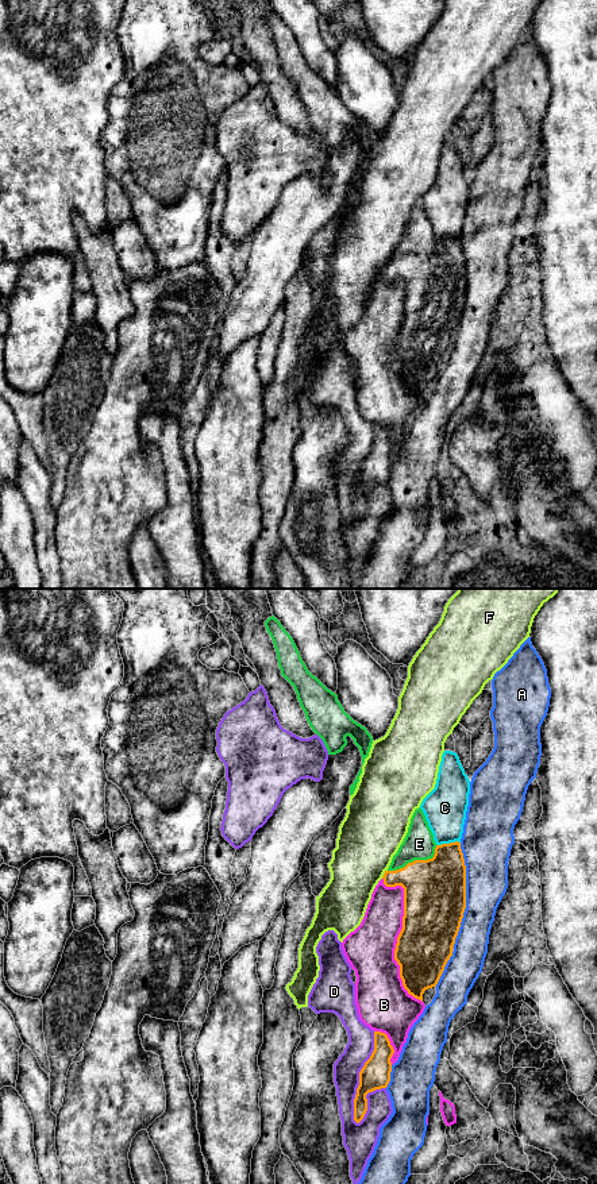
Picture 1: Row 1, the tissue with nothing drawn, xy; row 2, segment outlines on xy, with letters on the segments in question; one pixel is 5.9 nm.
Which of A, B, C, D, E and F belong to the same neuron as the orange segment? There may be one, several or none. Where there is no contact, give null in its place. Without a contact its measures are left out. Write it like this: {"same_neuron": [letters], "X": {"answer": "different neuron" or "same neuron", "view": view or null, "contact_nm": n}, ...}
{"same_neuron": ["E"], "A": {"answer": "different neuron", "view": "xy", "contact_nm": 600}, "B": {"answer": "different neuron", "view": "xy", "contact_nm": 800}, "C": {"answer": "different neuron", "view": "xy", "contact_nm": 150}, "D": {"answer": "different neuron", "view": "xy", "contact_nm": 550}, "E": {"answer": "same neuron", "view": "xy", "contact_nm": 340}, "F": {"answer": "different neuron", "view": "xy", "contact_nm": 70}}

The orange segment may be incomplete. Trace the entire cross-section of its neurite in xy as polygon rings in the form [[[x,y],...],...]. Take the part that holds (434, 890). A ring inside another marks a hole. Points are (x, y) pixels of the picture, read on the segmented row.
[[[419,807],[382,879],[386,887],[404,888],[403,929],[397,937],[394,960],[400,965],[404,988],[423,1002],[424,991],[438,984],[452,956],[452,946],[466,909],[466,865],[461,842],[438,845]]]

